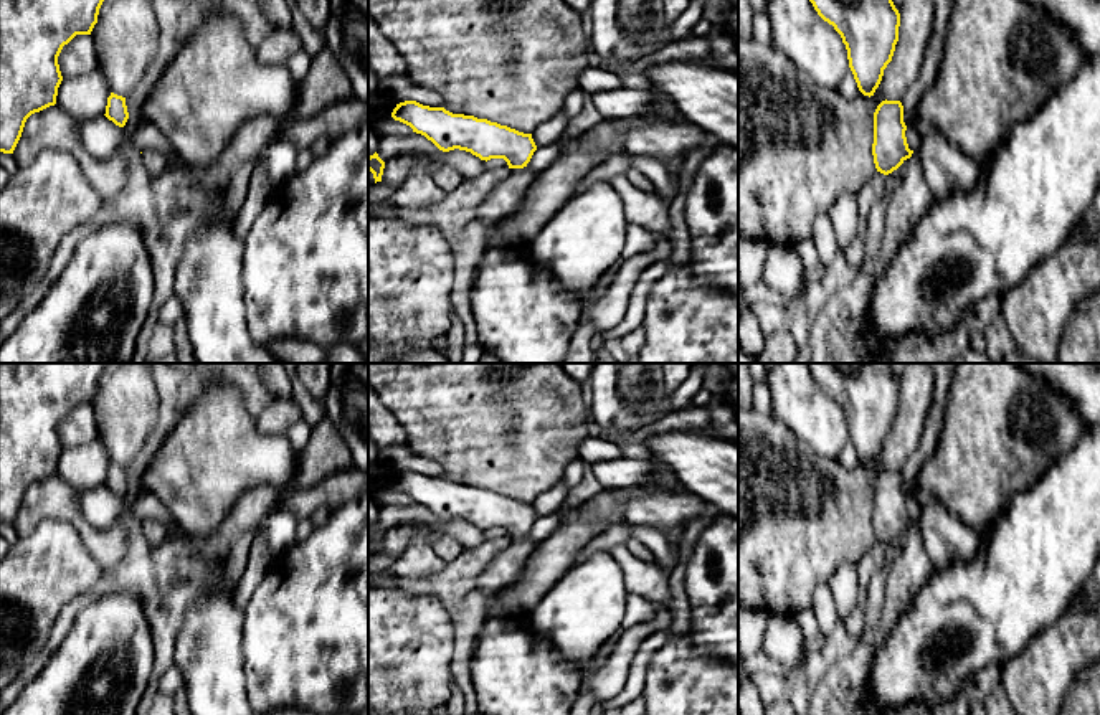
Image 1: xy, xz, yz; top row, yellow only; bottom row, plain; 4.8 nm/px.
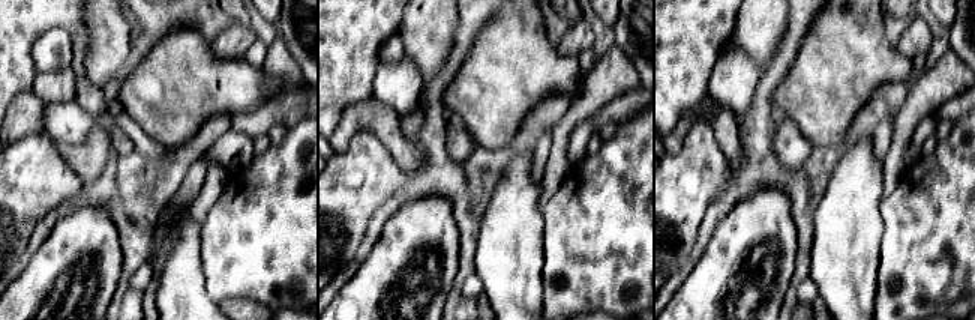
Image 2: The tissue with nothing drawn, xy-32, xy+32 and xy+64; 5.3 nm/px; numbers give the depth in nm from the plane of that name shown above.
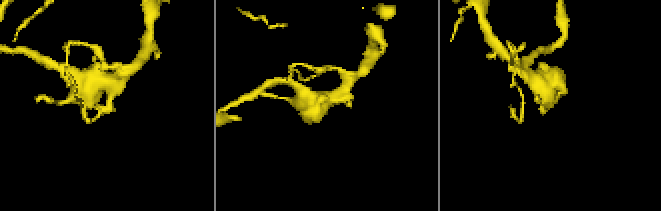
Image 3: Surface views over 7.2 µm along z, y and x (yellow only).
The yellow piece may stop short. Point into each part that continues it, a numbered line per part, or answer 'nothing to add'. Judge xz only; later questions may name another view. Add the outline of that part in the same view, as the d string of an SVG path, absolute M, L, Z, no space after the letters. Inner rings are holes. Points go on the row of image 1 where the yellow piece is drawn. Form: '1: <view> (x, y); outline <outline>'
1: xz (504, 198); outline M527 167L512 168L509 177L497 183L476 206L476 220L486 228L492 228L502 220L512 216L532 187L535 175L537 173Z

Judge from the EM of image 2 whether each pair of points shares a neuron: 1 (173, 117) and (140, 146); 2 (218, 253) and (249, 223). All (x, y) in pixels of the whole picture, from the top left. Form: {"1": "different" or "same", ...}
{"1": "different", "2": "same"}

